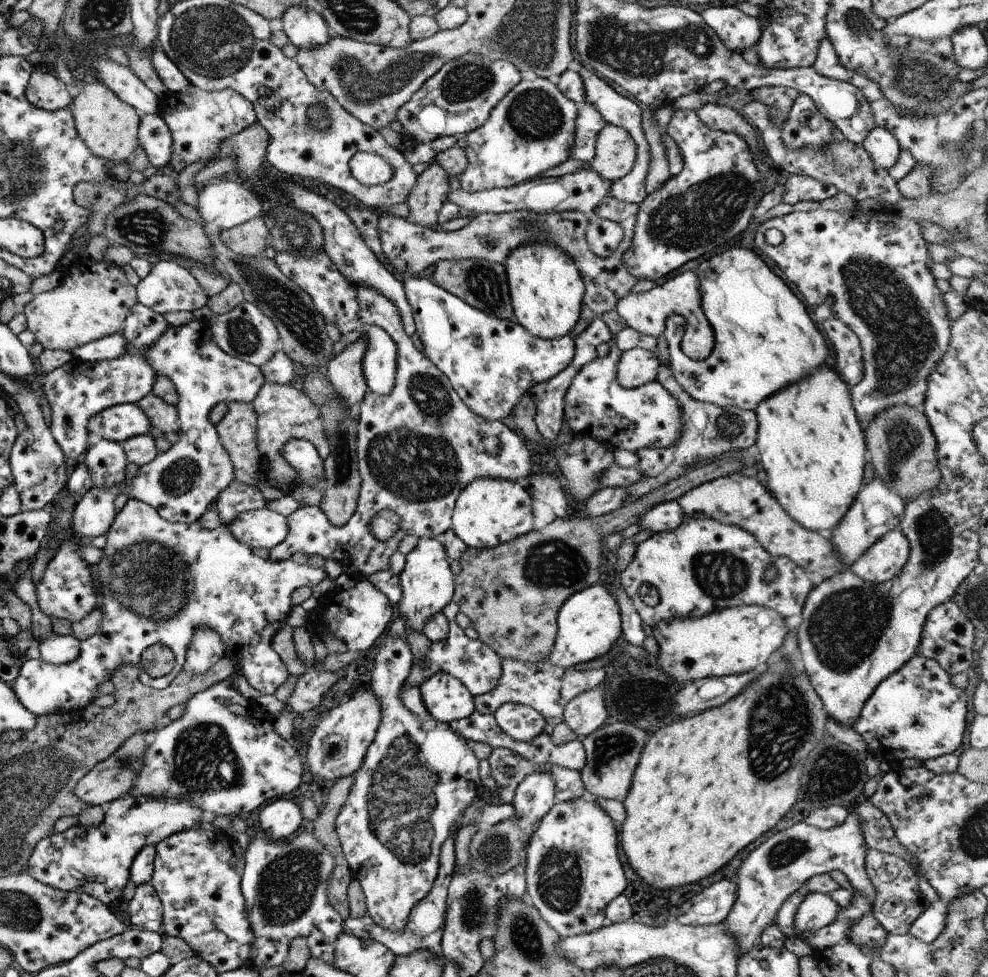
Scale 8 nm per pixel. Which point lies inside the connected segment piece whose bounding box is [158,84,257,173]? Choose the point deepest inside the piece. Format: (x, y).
(199, 121)

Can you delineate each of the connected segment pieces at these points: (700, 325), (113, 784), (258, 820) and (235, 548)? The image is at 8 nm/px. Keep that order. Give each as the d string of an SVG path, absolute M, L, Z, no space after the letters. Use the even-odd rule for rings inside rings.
M688 270L682 274L676 274L674 278L668 278L664 284L654 286L648 292L640 292L638 296L638 329L644 335L657 339L665 330L665 321L668 316L681 315L687 323L687 328L681 339L681 350L694 361L705 360L714 347L713 331L703 314L701 308L701 281L695 270Z
M137 733L128 738L121 748L114 752L107 760L101 761L91 772L88 772L74 788L74 795L78 801L82 801L84 807L94 807L105 802L112 802L125 797L132 789L135 777L142 767L143 755L153 737L153 733Z
M278 798L258 810L252 817L252 823L260 826L274 841L288 839L301 828L303 816L301 808L290 798Z
M134 499L128 500L117 513L106 540L101 561L91 566L104 594L100 607L102 624L98 632L80 641L79 656L70 663L52 665L41 659L24 660L18 677L10 686L10 694L34 716L84 710L100 696L98 686L110 681L121 667L138 666L142 652L151 645L168 646L176 659L175 668L168 675L156 679L140 673L140 683L154 689L166 689L185 668L188 648L201 627L210 628L218 634L224 648L223 657L240 669L240 675L252 688L262 695L274 695L290 675L280 656L272 649L272 638L278 630L287 626L286 619L293 608L291 595L298 588L317 586L334 570L331 565L322 568L310 564L300 566L291 559L263 560L253 554L246 544L239 542L225 525L206 530L198 521L190 525L172 523L159 516L147 503Z

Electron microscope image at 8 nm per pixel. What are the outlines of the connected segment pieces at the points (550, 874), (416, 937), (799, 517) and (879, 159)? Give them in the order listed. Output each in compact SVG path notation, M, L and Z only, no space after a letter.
M586 794L574 801L556 802L538 823L525 848L526 897L560 938L606 926L605 909L628 886L618 856L614 822L594 800L594 796Z
M451 837L442 844L440 867L436 881L430 893L414 906L410 912L408 923L404 931L390 931L378 925L372 918L366 914L364 917L355 917L343 920L343 931L352 934L354 937L362 939L373 939L385 945L396 957L409 956L417 951L427 951L435 955L438 959L444 958L441 948L441 939L445 926L447 889L451 882L451 877L455 872L455 843Z
M824 364L801 382L766 398L754 411L759 428L753 449L758 454L758 464L765 471L767 490L791 520L808 531L819 533L838 527L863 486L869 461L867 441L849 390L834 368Z
M875 127L862 143L872 161L886 170L896 165L901 149L898 140L886 128Z

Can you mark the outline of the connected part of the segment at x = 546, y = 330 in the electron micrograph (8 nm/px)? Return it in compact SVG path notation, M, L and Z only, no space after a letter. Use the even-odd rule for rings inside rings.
M531 243L509 255L505 270L514 322L538 339L555 340L570 335L580 319L585 294L574 260L554 246Z

